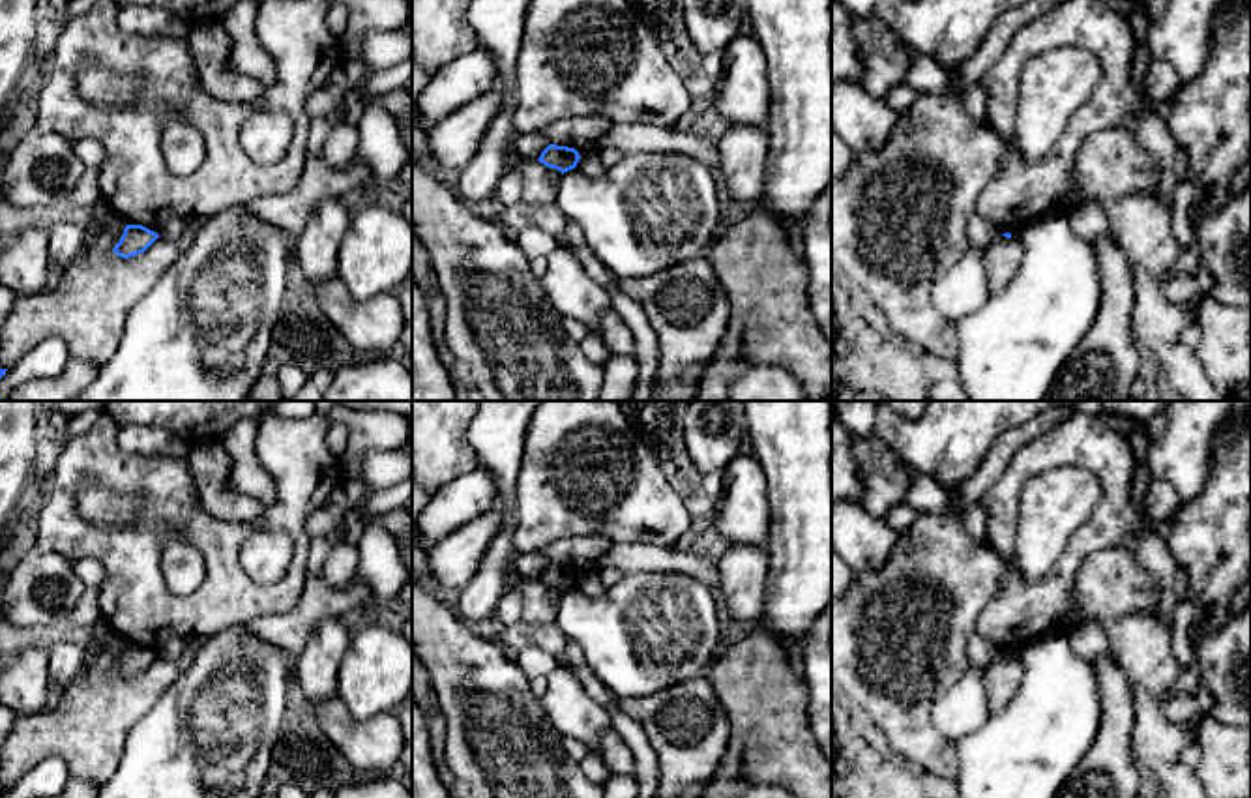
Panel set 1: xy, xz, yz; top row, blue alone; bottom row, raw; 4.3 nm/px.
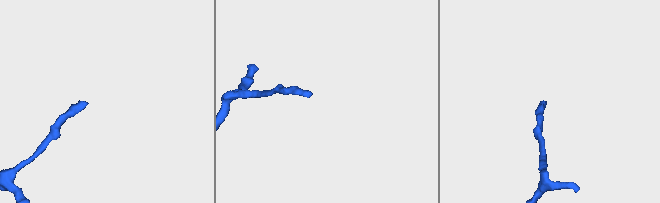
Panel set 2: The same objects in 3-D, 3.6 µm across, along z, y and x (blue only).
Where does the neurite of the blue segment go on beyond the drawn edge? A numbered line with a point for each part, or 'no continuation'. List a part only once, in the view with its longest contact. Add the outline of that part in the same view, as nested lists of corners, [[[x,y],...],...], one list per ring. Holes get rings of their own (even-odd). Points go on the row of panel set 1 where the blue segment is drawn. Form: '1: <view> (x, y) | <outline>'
no continuation

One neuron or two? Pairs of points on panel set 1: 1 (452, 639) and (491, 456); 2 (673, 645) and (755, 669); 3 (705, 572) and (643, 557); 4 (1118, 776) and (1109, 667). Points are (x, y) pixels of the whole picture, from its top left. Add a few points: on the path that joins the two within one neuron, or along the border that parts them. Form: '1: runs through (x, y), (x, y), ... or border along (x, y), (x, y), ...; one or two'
1: border along (454, 611), (472, 632); two
2: border along (716, 658), (706, 667); two
3: runs through (690, 564), (658, 559); one
4: runs through (1115, 750), (1115, 694); one

